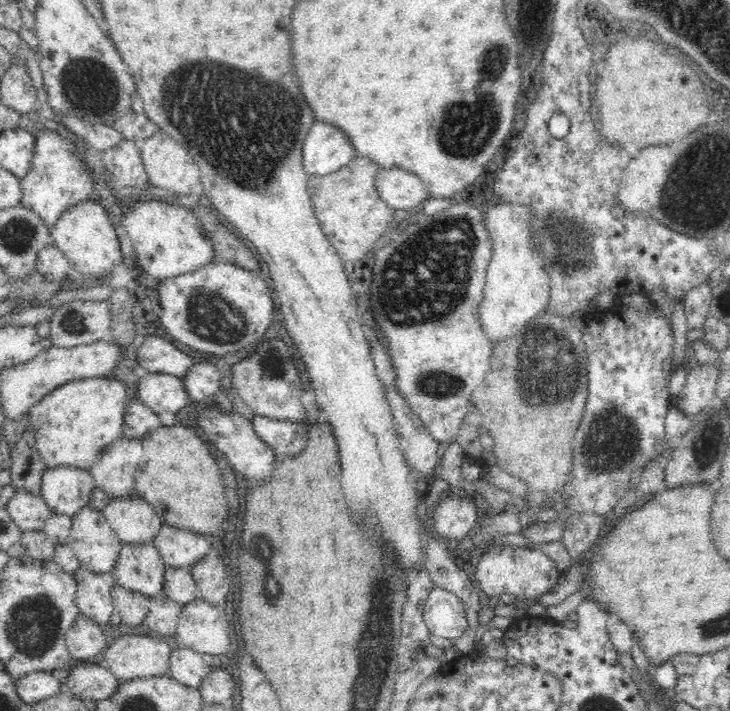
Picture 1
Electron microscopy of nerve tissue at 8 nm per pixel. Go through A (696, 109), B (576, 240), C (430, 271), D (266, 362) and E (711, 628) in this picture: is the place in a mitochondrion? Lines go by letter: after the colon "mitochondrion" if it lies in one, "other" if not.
A: other
B: mitochondrion
C: mitochondrion
D: mitochondrion
E: mitochondrion

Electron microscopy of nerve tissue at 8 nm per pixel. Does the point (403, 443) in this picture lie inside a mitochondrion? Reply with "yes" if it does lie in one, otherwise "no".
no

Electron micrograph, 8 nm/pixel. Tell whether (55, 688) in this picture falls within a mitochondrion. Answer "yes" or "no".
no

